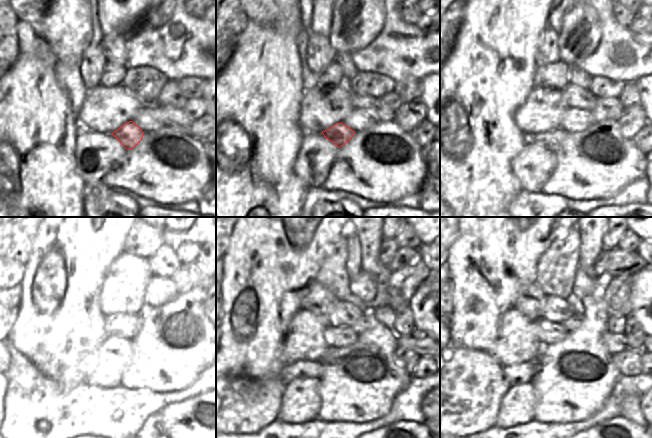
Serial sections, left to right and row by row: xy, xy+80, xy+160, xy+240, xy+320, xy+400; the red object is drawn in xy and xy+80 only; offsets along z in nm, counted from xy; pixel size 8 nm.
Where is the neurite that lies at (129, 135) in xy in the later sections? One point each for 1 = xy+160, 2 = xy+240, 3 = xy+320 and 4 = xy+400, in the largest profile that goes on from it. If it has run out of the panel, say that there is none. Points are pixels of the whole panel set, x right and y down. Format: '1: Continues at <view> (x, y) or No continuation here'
1: Continues at xy+160 (552, 139)
2: Continues at xy+240 (95, 367)
3: Continues at xy+320 (299, 369)
4: Continues at xy+400 (520, 373).

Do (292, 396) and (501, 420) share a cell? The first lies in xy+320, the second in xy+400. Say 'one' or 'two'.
one

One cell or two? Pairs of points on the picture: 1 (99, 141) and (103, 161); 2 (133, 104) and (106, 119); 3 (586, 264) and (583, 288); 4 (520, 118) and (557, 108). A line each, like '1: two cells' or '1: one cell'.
1: one cell
2: one cell
3: two cells
4: one cell

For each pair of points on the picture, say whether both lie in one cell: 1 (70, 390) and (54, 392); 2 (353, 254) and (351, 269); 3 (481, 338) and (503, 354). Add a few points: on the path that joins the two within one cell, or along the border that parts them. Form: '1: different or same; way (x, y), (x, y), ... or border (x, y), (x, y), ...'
1: different; border (74, 374), (62, 388), (59, 412)
2: same; way (353, 258), (353, 265)
3: different; border (499, 324), (497, 339), (488, 352)

